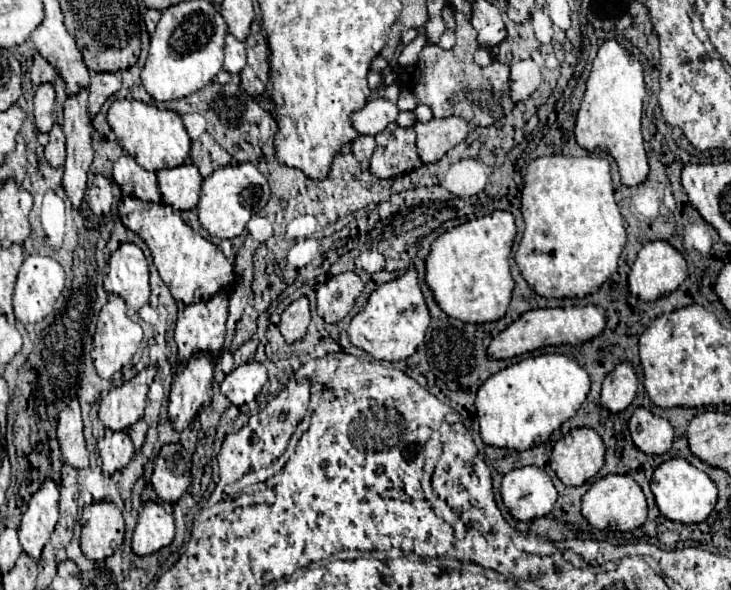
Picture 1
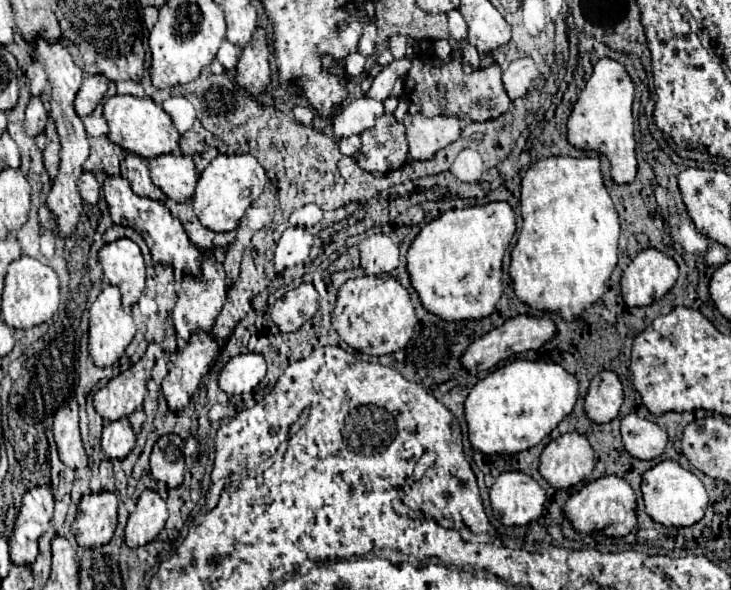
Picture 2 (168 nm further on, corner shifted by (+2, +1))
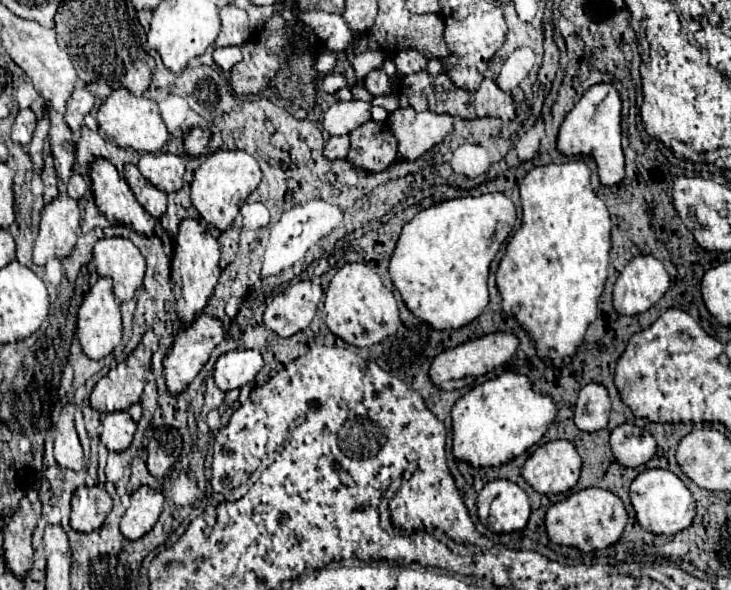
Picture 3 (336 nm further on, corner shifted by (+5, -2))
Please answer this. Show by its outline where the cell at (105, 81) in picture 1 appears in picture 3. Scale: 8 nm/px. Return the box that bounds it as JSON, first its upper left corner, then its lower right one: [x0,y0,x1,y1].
[65,89,95,131]

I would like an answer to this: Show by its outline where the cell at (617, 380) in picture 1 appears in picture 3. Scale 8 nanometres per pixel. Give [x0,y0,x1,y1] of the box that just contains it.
[575,383,611,433]

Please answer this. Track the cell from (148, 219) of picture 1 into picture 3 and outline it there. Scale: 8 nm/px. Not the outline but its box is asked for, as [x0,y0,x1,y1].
[89,157,157,235]

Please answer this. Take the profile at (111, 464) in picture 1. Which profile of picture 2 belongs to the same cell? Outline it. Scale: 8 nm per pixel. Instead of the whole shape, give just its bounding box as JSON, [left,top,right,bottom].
[102,418,136,460]

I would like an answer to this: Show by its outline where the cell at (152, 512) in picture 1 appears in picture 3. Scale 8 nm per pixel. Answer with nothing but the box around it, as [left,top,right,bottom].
[121,485,163,539]

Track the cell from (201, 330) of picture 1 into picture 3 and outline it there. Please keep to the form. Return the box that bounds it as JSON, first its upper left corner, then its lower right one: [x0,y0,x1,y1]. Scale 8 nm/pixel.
[173,219,219,325]

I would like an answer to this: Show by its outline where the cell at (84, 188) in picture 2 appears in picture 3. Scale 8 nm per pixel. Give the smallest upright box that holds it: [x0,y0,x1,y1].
[67,173,87,199]

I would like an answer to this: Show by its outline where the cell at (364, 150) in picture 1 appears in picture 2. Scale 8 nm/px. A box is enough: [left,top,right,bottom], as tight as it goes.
[338,136,362,158]

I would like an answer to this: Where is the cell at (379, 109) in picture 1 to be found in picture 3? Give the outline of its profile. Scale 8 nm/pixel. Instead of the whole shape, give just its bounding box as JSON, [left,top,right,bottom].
[323,101,371,135]

